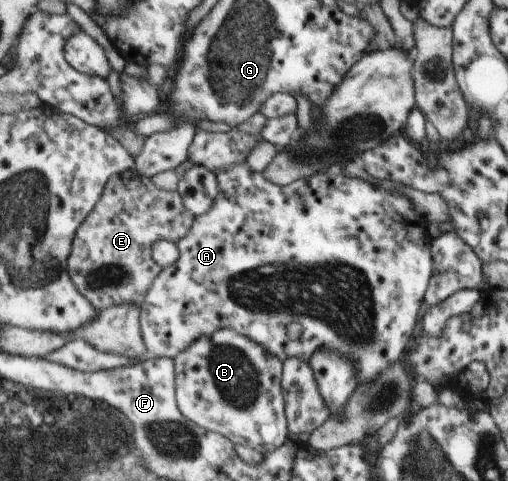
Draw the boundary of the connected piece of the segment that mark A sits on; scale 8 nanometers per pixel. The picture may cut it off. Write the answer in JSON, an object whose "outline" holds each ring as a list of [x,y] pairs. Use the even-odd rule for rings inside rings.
{"outline":[[[240,163],[215,174],[218,194],[210,208],[194,217],[194,225],[182,239],[175,241],[178,258],[174,264],[163,268],[158,277],[147,290],[139,307],[139,329],[146,354],[144,358],[170,357],[173,359],[179,352],[191,346],[199,336],[214,334],[220,329],[232,329],[248,337],[256,344],[262,345],[266,352],[280,360],[296,357],[301,361],[311,359],[314,352],[320,349],[332,351],[346,357],[353,363],[355,379],[358,384],[373,383],[381,372],[393,362],[400,360],[402,352],[412,336],[416,314],[420,310],[420,300],[425,294],[433,274],[433,262],[430,262],[426,238],[422,236],[426,219],[414,214],[412,204],[400,194],[392,194],[361,179],[343,177],[338,171],[319,172],[290,184],[278,186],[268,182],[262,173],[250,170],[247,164]]]}

